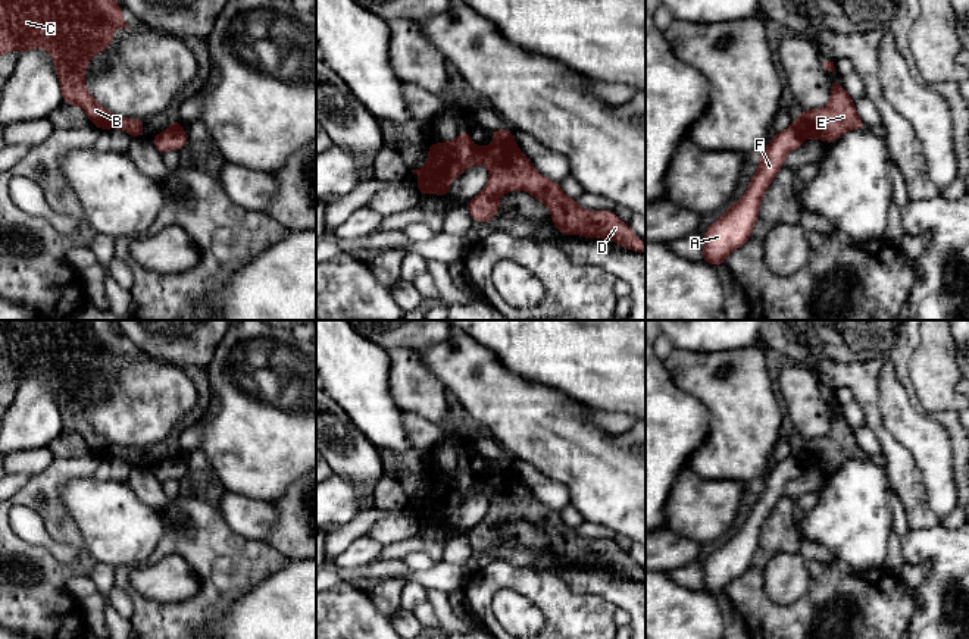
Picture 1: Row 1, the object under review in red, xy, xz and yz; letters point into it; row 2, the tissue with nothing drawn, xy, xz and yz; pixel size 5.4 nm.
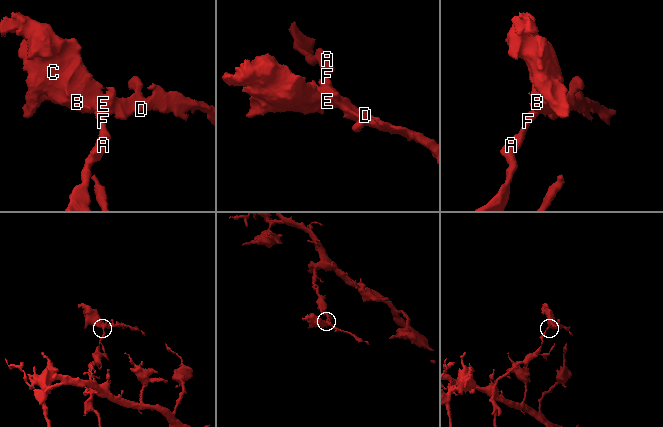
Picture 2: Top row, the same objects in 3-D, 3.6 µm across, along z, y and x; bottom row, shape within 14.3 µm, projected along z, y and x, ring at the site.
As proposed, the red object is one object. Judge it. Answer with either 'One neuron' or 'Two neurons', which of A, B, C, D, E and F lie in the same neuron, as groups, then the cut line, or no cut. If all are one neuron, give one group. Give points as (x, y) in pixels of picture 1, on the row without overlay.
Two neurons. Groups: A F / B C D E. Split along xz (496, 470), (513, 472)

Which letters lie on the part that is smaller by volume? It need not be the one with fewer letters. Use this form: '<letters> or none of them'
B, C, D, E

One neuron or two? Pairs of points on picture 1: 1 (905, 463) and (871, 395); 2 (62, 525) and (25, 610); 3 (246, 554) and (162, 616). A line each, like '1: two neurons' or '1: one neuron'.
1: one neuron
2: one neuron
3: one neuron

